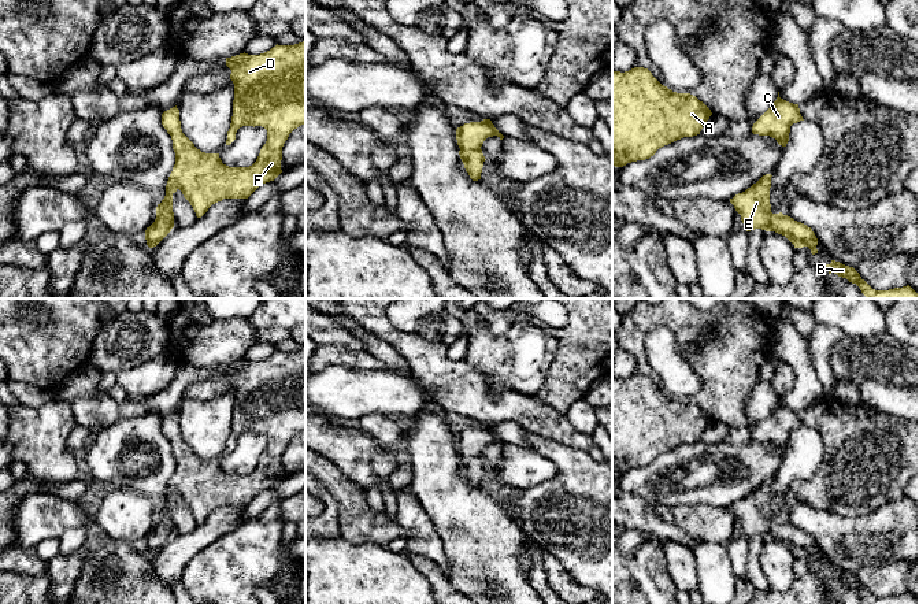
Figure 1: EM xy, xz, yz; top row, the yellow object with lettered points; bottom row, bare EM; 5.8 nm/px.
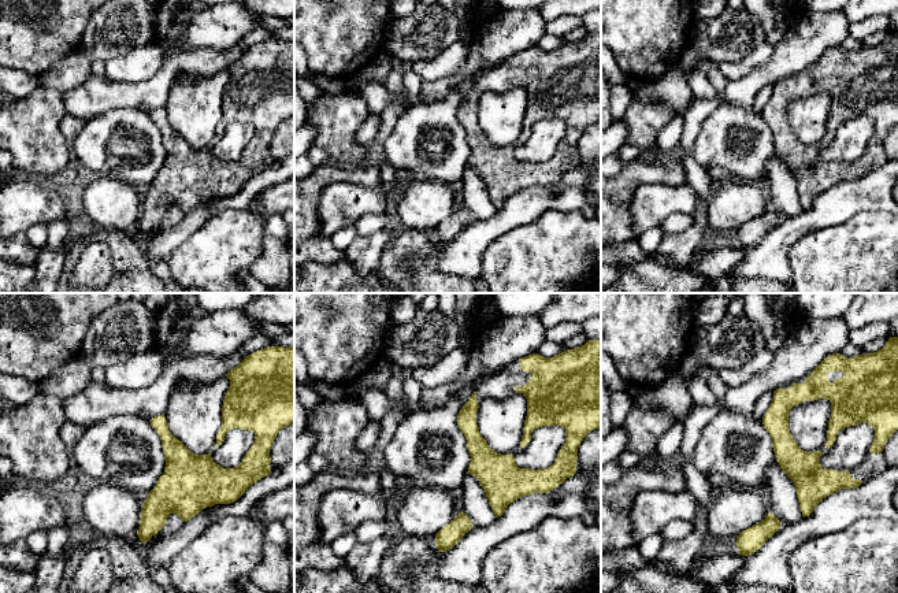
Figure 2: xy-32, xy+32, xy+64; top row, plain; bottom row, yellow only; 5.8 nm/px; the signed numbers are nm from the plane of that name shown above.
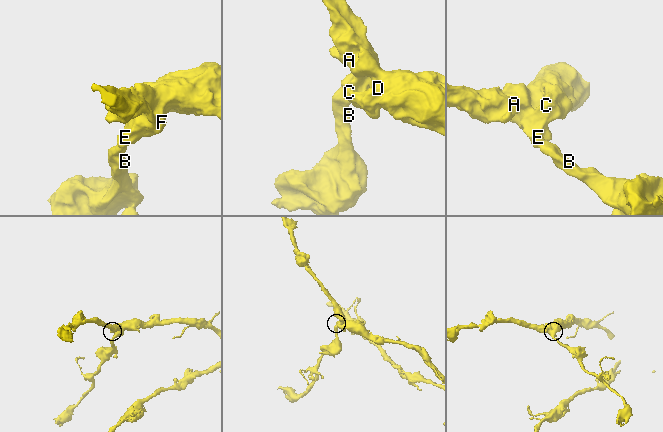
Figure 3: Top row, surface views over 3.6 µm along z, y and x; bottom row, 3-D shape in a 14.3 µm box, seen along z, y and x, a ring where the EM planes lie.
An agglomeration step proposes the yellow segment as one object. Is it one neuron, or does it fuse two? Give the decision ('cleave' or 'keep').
keep

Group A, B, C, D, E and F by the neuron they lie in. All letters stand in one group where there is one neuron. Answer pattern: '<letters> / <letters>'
A B C D E F

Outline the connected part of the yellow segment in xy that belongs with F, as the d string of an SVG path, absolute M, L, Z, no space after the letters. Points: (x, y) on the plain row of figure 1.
M305 348L294 352L275 352L260 362L240 360L226 364L234 390L233 423L226 452L236 446L242 433L262 433L267 437L267 448L256 468L249 474L229 474L219 460L205 460L182 440L179 416L175 414L162 420L162 431L171 442L175 471L166 492L166 503L156 514L156 526L147 534L145 546L149 555L156 553L174 534L173 501L179 496L201 525L208 515L223 505L248 505L259 493L274 488L281 479L282 453L289 441L305 431Z

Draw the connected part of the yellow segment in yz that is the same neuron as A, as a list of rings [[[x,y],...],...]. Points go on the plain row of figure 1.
[[[648,375],[612,378],[612,471],[649,466],[664,452],[697,442],[711,422],[696,403],[672,399]]]

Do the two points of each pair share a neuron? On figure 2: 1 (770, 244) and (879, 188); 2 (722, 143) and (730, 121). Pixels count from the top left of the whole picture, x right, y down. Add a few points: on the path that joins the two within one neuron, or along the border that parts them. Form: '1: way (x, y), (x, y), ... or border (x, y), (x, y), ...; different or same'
1: way (797, 228), (852, 197); same
2: way (724, 137), (727, 126); same

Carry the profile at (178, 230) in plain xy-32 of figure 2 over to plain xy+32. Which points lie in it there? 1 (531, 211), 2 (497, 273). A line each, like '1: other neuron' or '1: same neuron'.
1: same neuron
2: other neuron

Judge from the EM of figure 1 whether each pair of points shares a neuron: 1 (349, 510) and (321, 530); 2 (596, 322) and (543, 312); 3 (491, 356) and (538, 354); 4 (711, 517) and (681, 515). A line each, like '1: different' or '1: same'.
1: different
2: different
3: same
4: same

